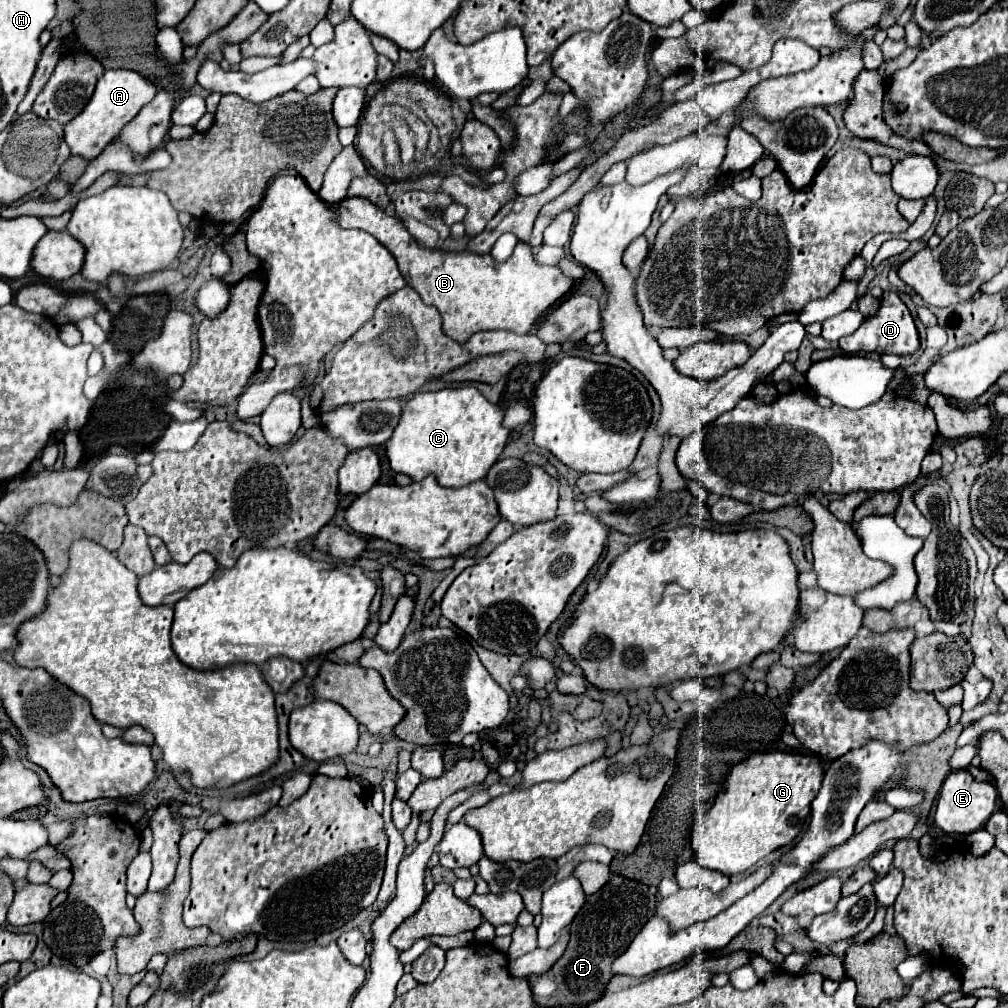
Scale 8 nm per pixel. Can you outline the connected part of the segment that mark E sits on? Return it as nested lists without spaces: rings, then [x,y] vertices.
[[[954,770],[944,780],[935,806],[934,823],[947,834],[972,834],[986,824],[996,808],[998,794],[990,782],[976,782],[970,772]]]

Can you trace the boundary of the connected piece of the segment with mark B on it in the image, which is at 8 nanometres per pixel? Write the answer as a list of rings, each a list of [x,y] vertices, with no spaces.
[[[346,198],[340,204],[332,206],[338,212],[338,220],[342,228],[360,228],[370,232],[388,252],[396,258],[400,274],[404,276],[406,284],[414,288],[420,298],[426,304],[432,304],[438,308],[442,316],[442,330],[446,336],[450,336],[456,342],[466,342],[472,334],[482,332],[482,330],[508,330],[516,334],[528,334],[540,320],[540,316],[564,294],[568,294],[574,286],[574,280],[564,276],[558,266],[546,268],[538,266],[532,258],[532,248],[524,242],[518,242],[514,254],[504,262],[498,264],[490,254],[484,256],[474,256],[474,254],[450,254],[450,252],[440,252],[440,250],[428,250],[422,248],[414,238],[408,242],[408,230],[396,216],[388,216],[384,210],[376,208],[372,202],[362,200],[362,198]]]

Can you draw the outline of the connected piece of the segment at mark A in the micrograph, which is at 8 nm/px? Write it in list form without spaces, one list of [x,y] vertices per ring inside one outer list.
[[[106,70],[104,76],[98,80],[94,96],[86,104],[84,112],[80,112],[76,120],[64,126],[64,140],[70,146],[70,152],[90,160],[98,156],[98,152],[102,152],[102,148],[124,128],[124,124],[128,124],[128,120],[132,120],[140,112],[144,104],[154,98],[156,92],[158,88],[154,86],[154,82],[136,70]]]

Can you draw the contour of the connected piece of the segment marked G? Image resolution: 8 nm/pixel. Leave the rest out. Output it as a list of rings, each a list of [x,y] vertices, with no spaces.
[[[778,750],[772,754],[756,754],[734,766],[726,778],[724,790],[716,796],[712,810],[707,812],[703,804],[696,808],[692,848],[704,868],[696,864],[696,860],[688,860],[686,864],[678,866],[678,886],[706,886],[712,892],[720,892],[730,884],[728,876],[750,870],[770,852],[796,840],[806,824],[806,818],[810,816],[812,800],[820,792],[820,784],[820,758],[806,752]]]

